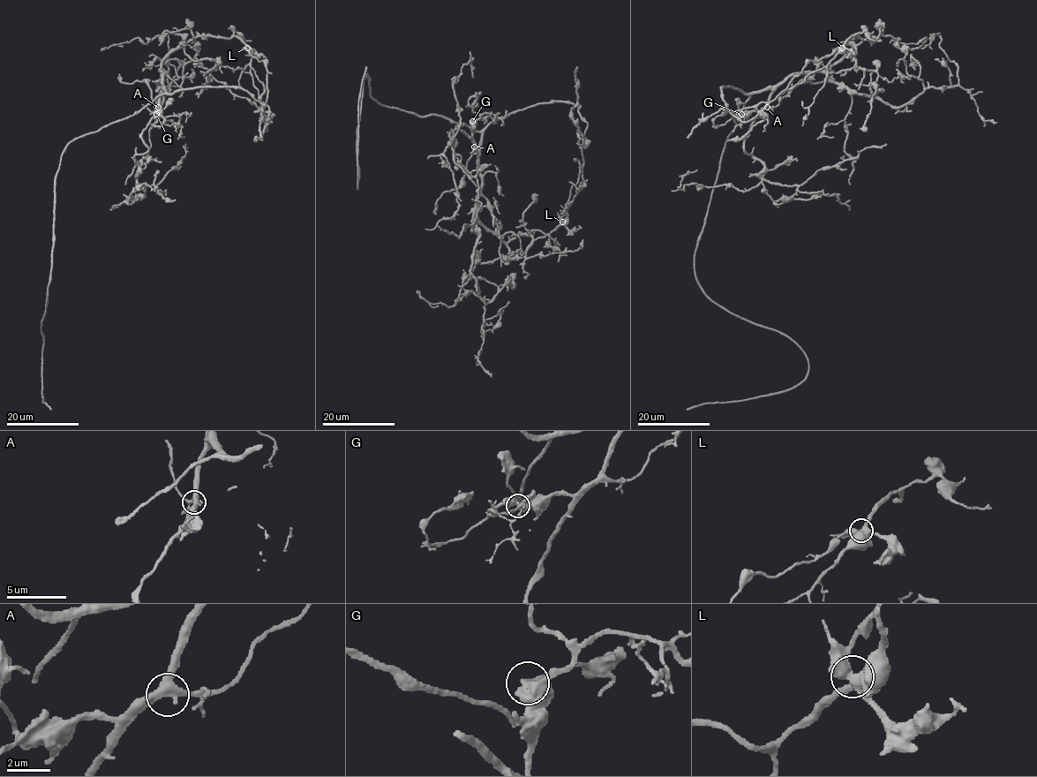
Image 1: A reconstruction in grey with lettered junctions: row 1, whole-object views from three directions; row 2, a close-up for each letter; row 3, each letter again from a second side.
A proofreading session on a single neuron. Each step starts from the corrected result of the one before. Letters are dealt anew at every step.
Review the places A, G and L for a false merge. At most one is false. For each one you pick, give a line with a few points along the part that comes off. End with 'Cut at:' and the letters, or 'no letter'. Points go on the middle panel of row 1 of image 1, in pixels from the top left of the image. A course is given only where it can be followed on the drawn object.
Cut at: no letter

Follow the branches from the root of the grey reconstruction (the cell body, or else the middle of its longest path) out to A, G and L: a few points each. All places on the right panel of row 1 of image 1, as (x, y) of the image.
A: (726, 139), (736, 127), (735, 119), (753, 93), (772, 91), (767, 107)
G: (726, 139), (736, 127), (734, 121), (750, 95), (769, 89), (772, 91), (764, 107), (741, 114)
L: (726, 139), (753, 93), (775, 89), (797, 73), (826, 70), (861, 40), (852, 35), (842, 48)

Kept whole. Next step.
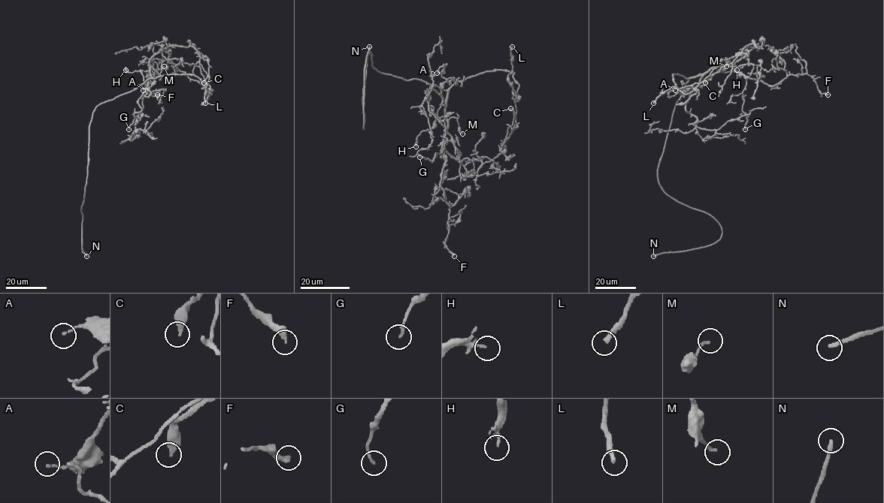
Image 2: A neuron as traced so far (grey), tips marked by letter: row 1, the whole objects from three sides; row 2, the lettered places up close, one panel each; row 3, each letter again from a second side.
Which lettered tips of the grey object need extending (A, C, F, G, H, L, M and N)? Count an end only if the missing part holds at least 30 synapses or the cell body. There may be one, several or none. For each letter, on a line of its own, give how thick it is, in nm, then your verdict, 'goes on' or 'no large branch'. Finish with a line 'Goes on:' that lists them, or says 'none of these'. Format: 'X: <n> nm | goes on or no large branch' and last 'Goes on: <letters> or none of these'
A: 110 nm | no large branch
C: 400 nm | no large branch
F: 320 nm | no large branch
G: 160 nm | no large branch
H: 110 nm | no large branch
L: 280 nm | goes on
M: 170 nm | no large branch
N: 240 nm | goes on
Goes on: L, N

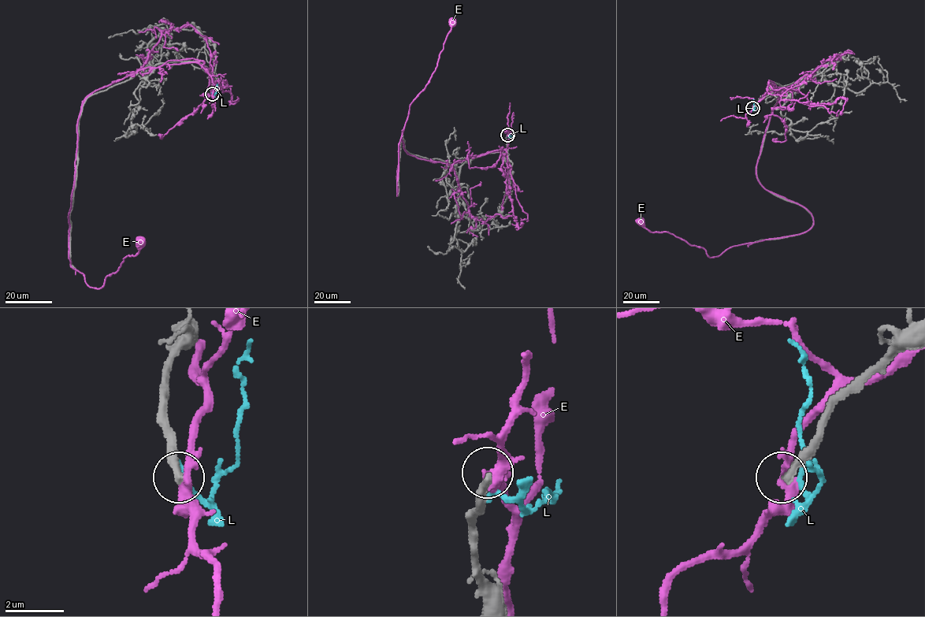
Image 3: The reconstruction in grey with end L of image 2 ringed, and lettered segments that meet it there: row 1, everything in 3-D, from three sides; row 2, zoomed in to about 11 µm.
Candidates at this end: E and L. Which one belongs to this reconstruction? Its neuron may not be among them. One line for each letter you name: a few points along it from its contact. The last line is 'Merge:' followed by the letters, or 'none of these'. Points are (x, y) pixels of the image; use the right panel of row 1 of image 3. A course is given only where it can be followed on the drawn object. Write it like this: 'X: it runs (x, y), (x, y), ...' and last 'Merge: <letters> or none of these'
Merge: none of these

